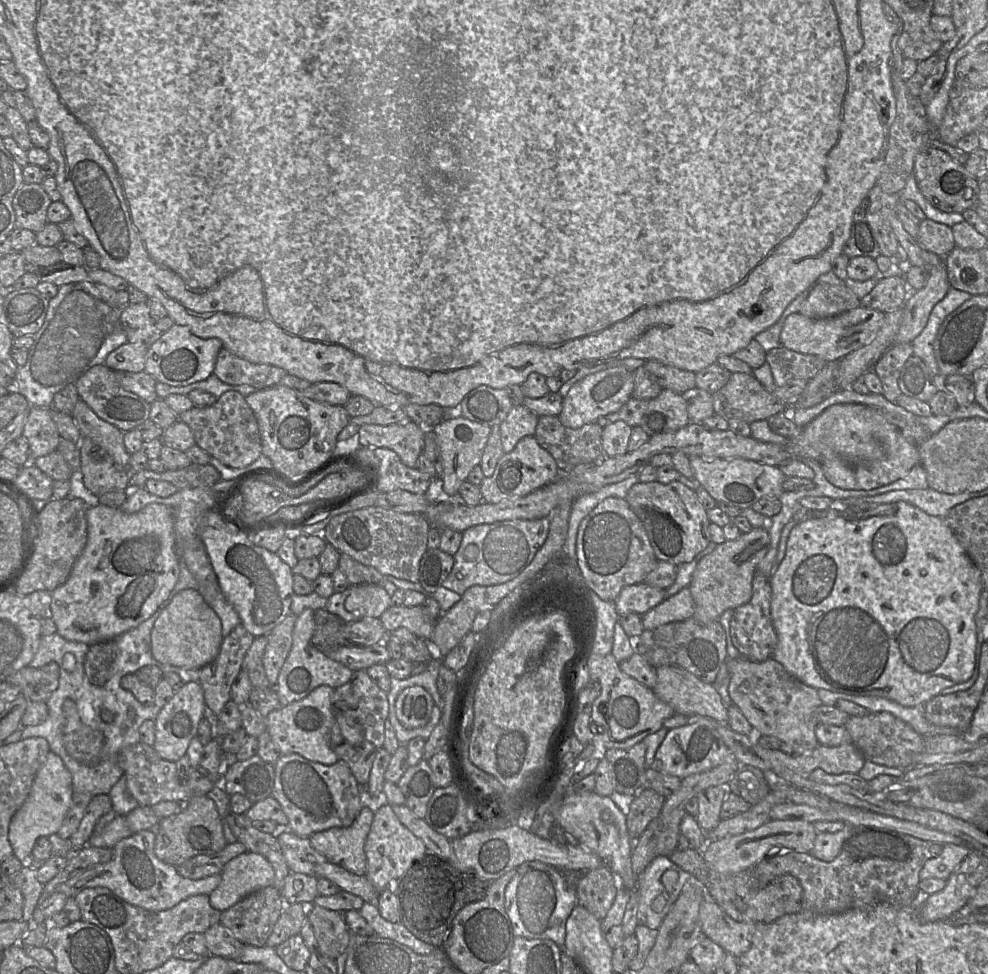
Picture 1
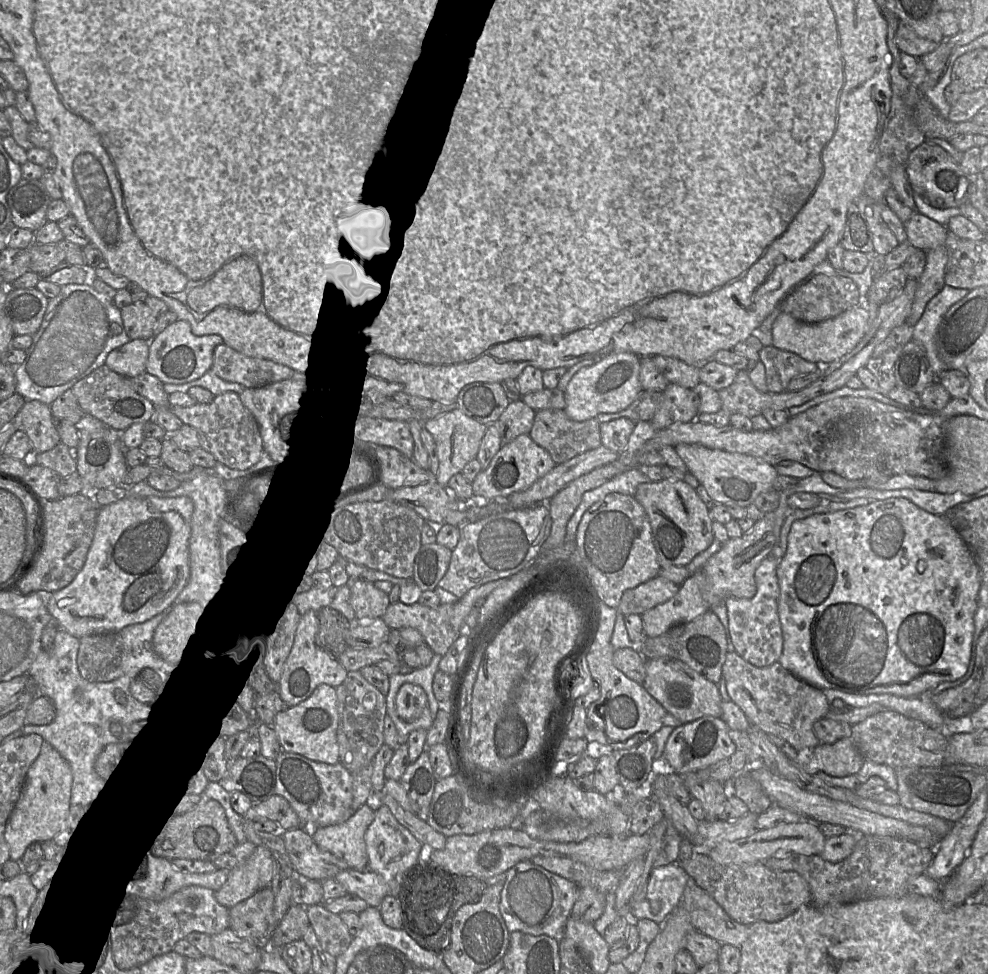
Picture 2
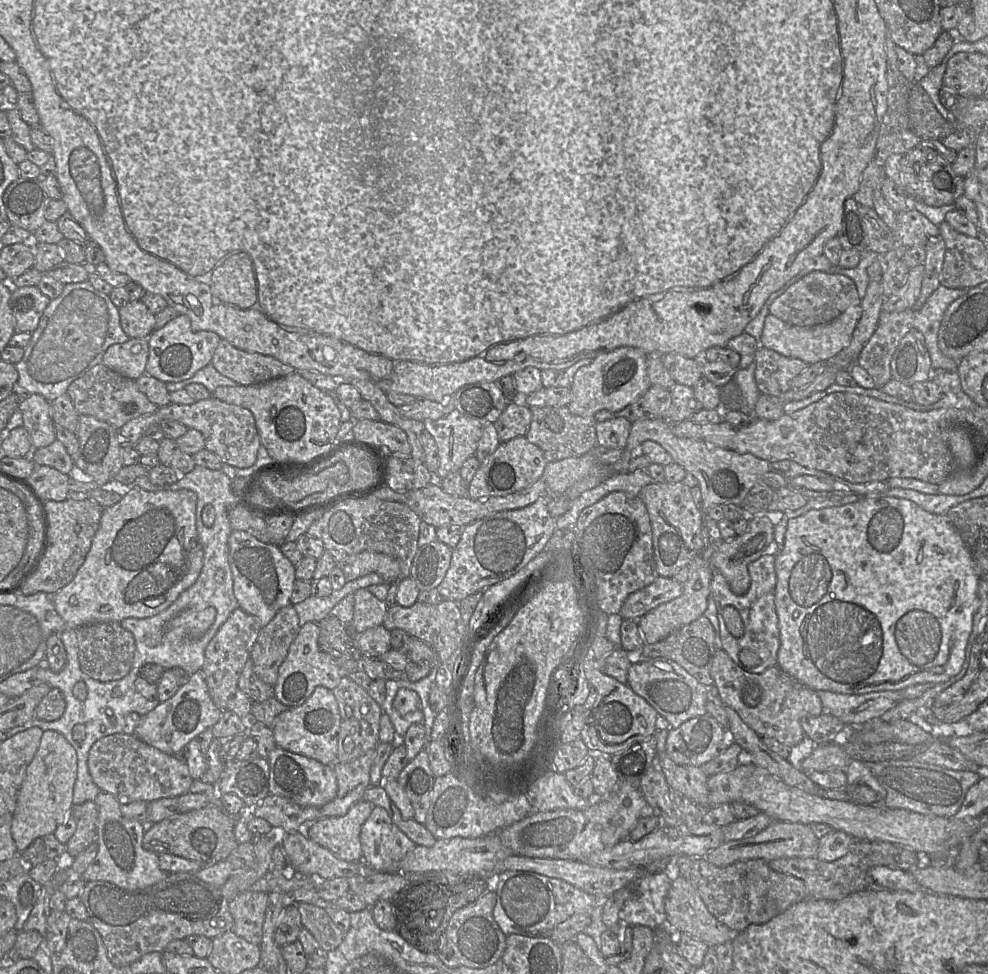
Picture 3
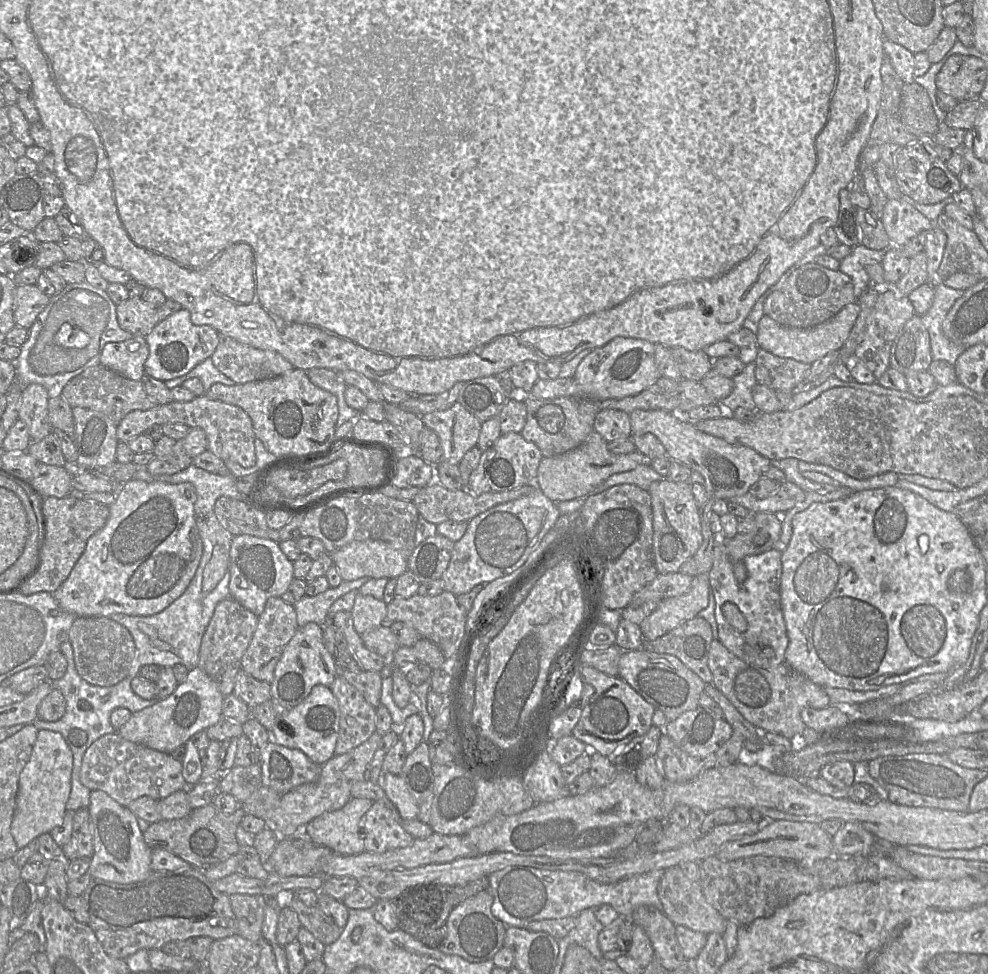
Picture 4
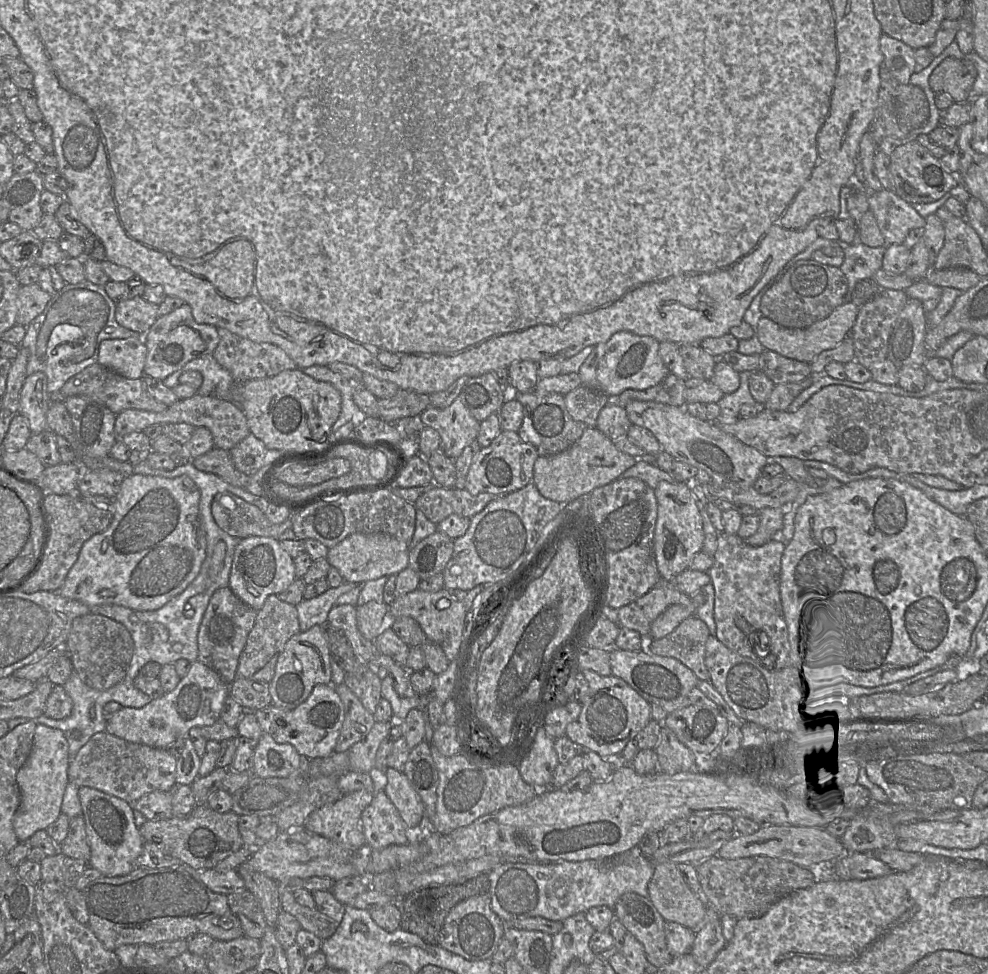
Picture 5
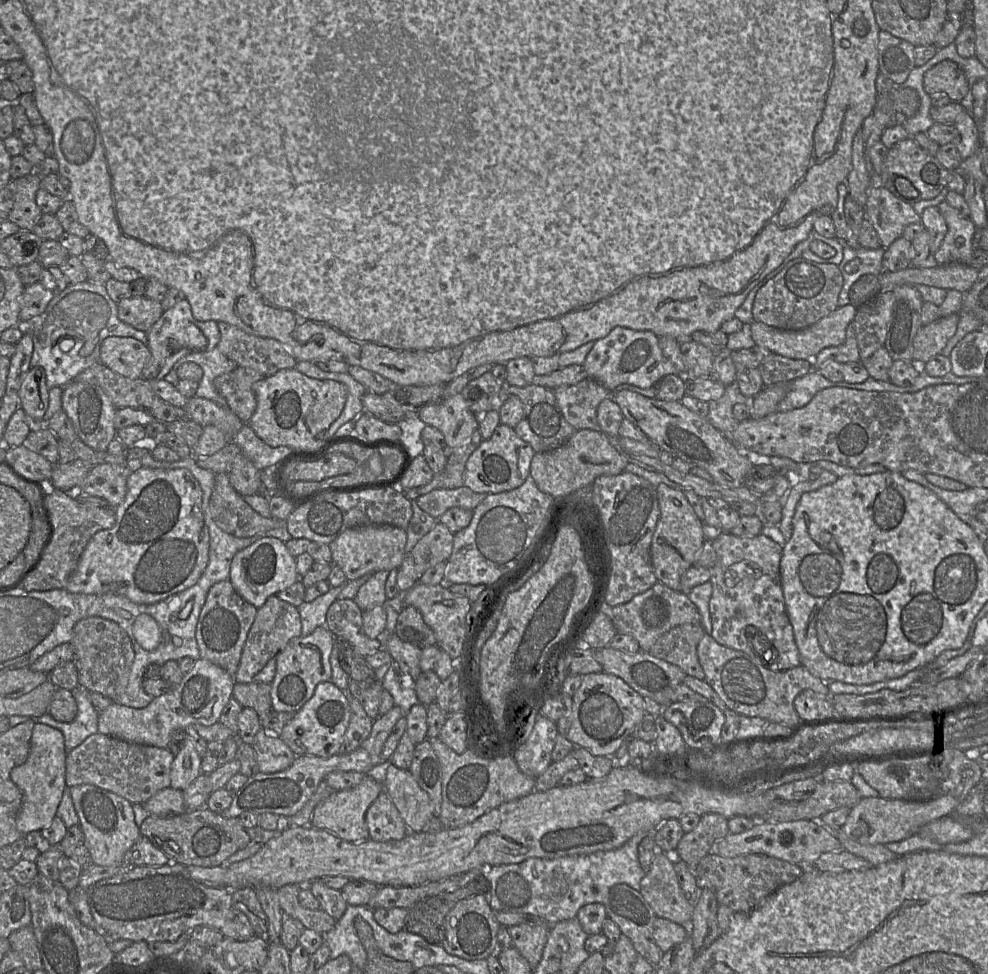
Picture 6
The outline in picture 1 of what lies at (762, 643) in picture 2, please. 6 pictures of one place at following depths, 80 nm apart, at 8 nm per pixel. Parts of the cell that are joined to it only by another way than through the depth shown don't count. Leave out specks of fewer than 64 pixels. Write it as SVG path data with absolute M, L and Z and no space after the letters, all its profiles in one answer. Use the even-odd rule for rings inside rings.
M764 572L756 573L752 582L752 597L750 601L733 610L730 621L731 641L742 657L755 662L769 659L777 645L777 634L771 619L772 587L771 577Z

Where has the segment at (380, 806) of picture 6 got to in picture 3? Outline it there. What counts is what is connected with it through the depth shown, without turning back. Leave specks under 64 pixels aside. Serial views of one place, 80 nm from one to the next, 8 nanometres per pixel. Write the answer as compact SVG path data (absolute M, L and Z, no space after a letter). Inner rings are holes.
M379 806L362 825L360 840L363 860L378 872L395 872L397 863L417 846Z

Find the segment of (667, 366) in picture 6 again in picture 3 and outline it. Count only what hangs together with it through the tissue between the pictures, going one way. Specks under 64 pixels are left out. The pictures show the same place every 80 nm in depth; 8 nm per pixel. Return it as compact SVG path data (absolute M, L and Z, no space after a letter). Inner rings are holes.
M618 347L601 353L593 361L581 367L571 383L571 413L582 417L594 417L601 410L617 412L637 401L651 387L647 376L647 355L634 347Z

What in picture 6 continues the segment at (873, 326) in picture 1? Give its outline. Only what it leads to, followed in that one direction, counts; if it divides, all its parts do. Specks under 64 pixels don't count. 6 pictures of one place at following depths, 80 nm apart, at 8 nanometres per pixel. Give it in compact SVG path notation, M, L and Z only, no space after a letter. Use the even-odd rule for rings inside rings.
M851 304L838 307L829 315L821 318L802 330L780 330L762 322L751 324L752 337L756 345L766 348L774 354L791 359L814 360L824 348L841 345L846 338L846 329L857 314L857 308Z

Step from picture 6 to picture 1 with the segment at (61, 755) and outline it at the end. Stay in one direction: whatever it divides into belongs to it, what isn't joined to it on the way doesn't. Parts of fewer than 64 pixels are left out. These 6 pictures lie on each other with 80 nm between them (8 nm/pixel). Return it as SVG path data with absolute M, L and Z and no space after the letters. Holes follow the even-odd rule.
M50 750L37 771L27 799L9 824L8 840L13 855L21 862L26 863L31 858L33 846L38 839L57 833L71 806L73 792L71 773L62 759Z

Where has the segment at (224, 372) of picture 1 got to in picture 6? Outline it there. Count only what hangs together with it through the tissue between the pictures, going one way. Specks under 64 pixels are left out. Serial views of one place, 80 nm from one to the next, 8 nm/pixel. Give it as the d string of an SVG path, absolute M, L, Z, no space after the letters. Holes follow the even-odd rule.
M217 322L217 324L220 331L220 341L216 347L223 355L234 361L237 366L251 368L264 377L269 377L281 369L296 367L298 361L279 341L248 334L226 322Z

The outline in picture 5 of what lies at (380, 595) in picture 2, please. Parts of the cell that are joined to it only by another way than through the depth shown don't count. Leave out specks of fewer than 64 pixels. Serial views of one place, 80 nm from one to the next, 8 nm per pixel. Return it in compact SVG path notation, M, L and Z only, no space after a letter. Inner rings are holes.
M370 601L356 606L356 622L360 633L368 640L375 640L383 628L392 628L395 618L389 613L389 606L385 603Z

